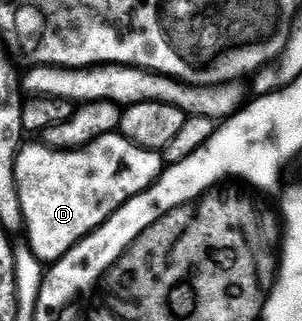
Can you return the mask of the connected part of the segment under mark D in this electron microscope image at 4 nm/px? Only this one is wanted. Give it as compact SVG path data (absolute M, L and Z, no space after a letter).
M116 132L106 134L74 152L56 152L42 142L25 143L16 156L16 189L24 215L23 231L28 232L26 242L33 254L42 262L61 260L75 244L101 228L127 200L147 192L165 167L161 153L147 152L144 148L134 146L125 136Z

